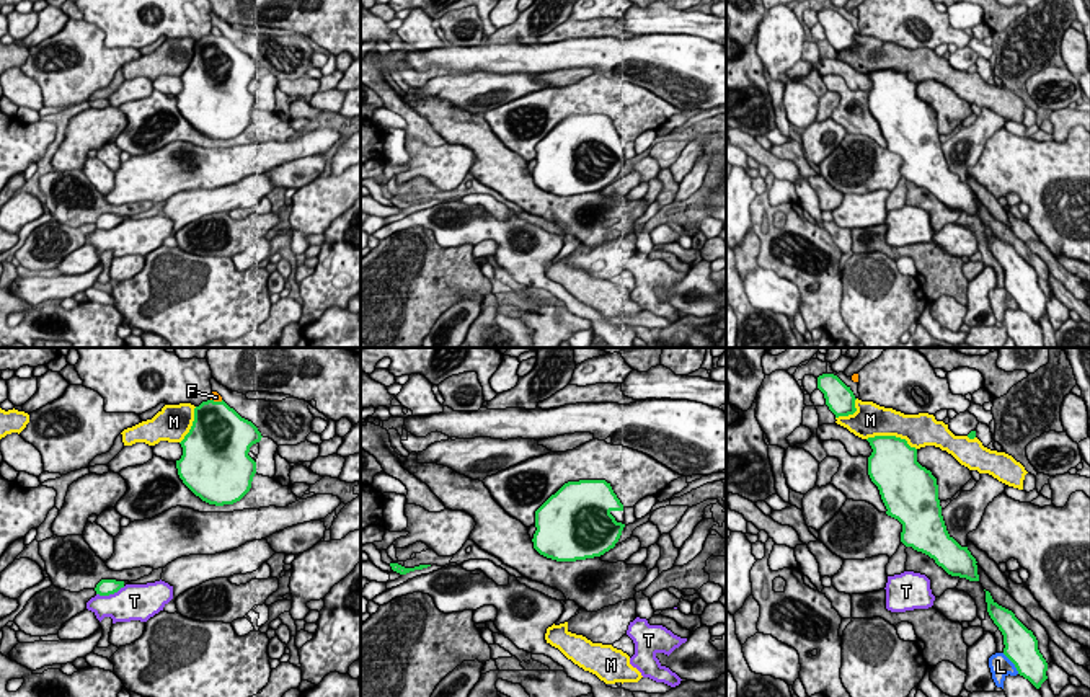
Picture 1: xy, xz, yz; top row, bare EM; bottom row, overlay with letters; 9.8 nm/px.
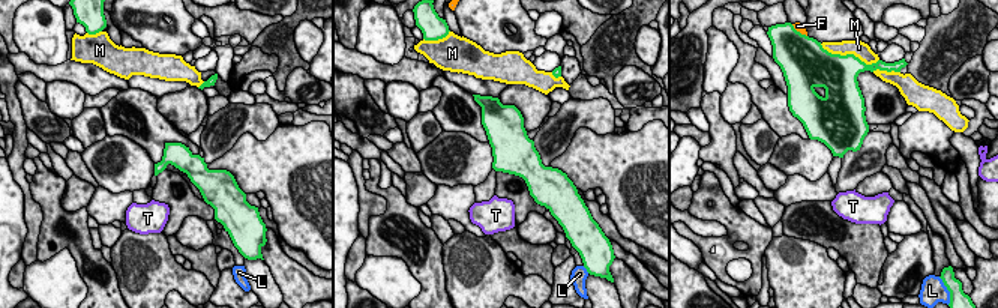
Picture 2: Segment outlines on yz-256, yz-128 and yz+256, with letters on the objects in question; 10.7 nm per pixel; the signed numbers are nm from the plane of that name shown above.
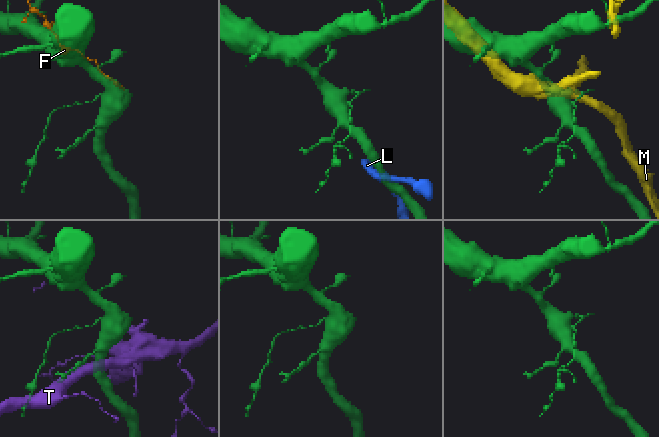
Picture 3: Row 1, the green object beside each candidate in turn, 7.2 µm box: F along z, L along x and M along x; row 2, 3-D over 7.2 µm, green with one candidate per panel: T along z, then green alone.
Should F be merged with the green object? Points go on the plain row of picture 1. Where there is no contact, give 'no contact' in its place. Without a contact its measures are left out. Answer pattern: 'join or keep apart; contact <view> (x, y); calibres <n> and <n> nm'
join; contact xy (217, 36); calibres 460 and 90 nm

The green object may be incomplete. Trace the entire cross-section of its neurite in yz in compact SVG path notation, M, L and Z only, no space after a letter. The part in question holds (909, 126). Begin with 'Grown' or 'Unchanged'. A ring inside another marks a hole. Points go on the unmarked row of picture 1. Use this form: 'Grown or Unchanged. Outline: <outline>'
Grown. Outline: M875 70L866 75L873 83L868 91L868 109L880 124L888 144L886 149L902 158L901 180L889 193L886 209L894 211L906 206L906 183L912 181L933 193L948 209L979 215L976 193L968 181L961 181L946 165L938 134L937 113L917 96L917 83L911 82L906 73L896 70Z

